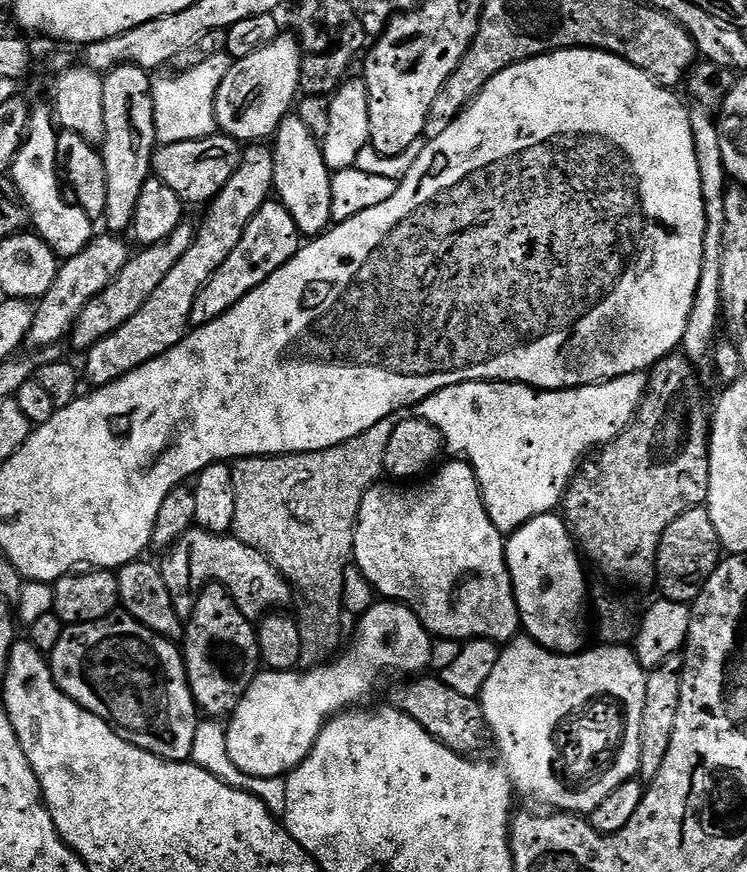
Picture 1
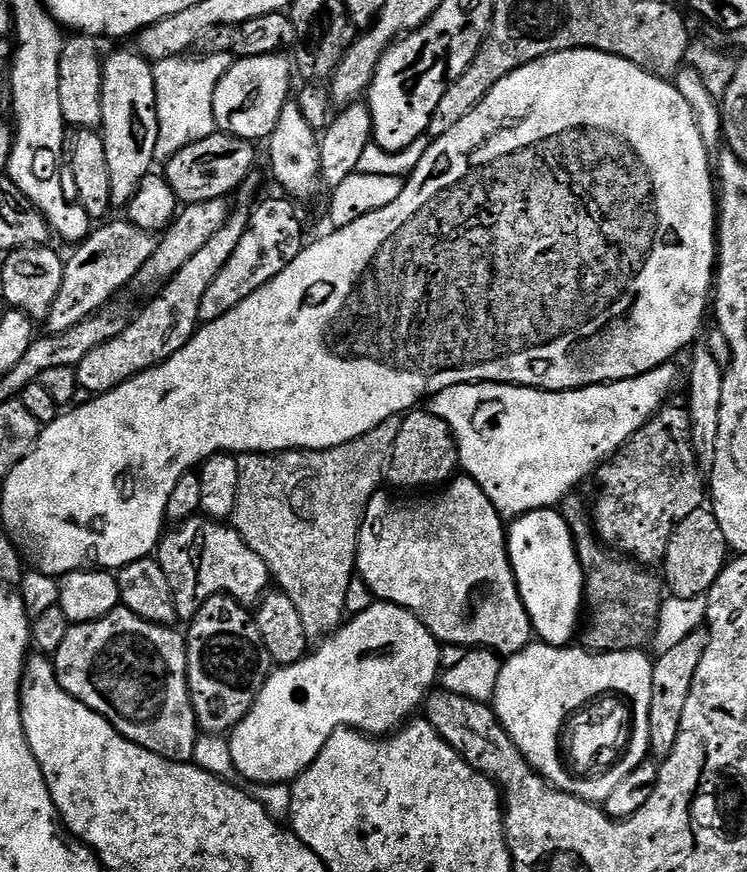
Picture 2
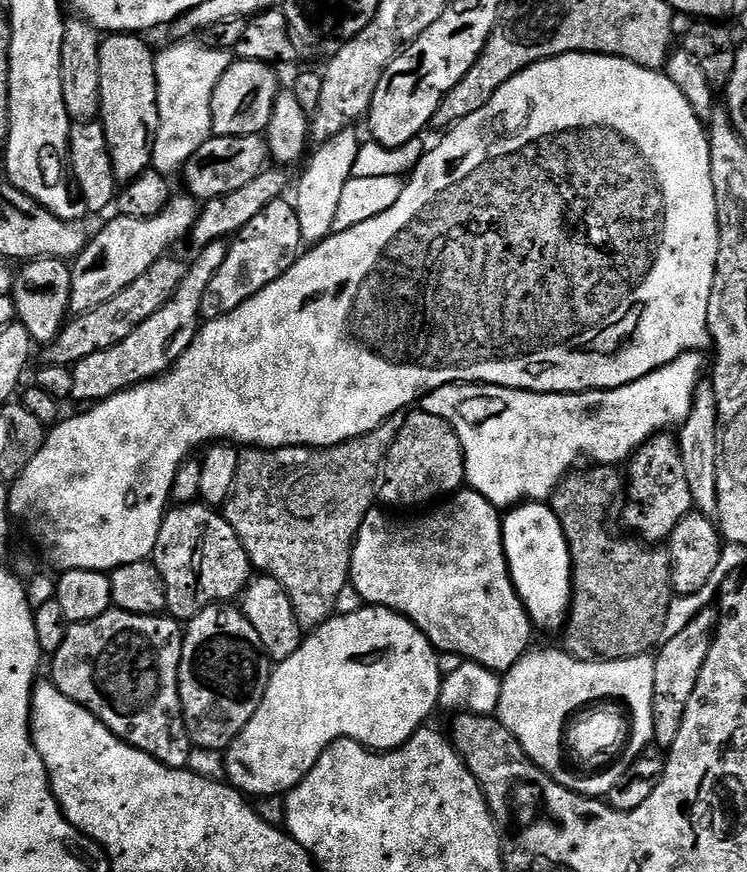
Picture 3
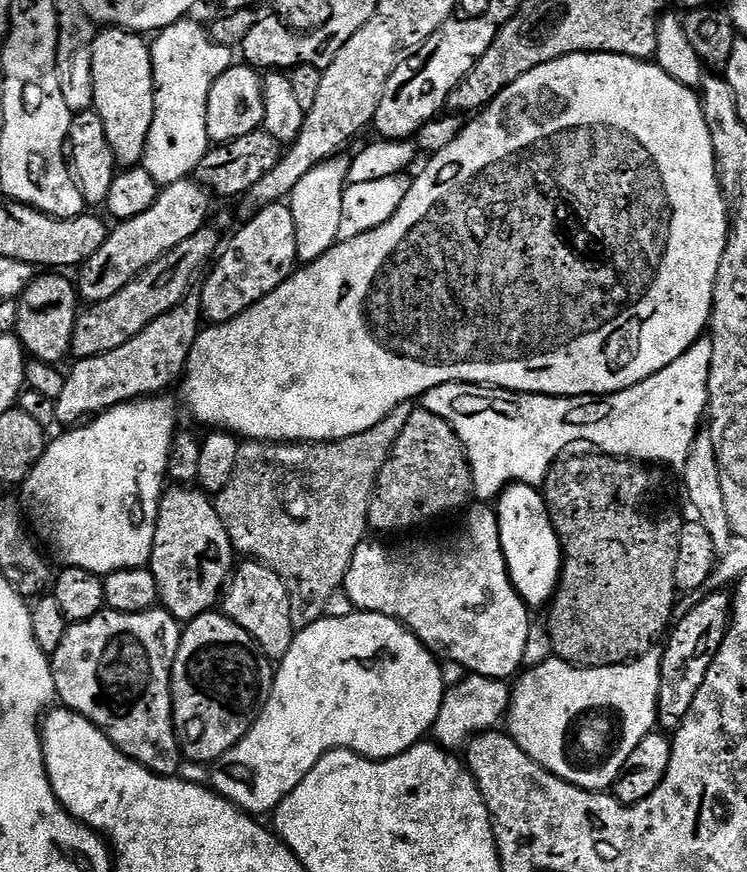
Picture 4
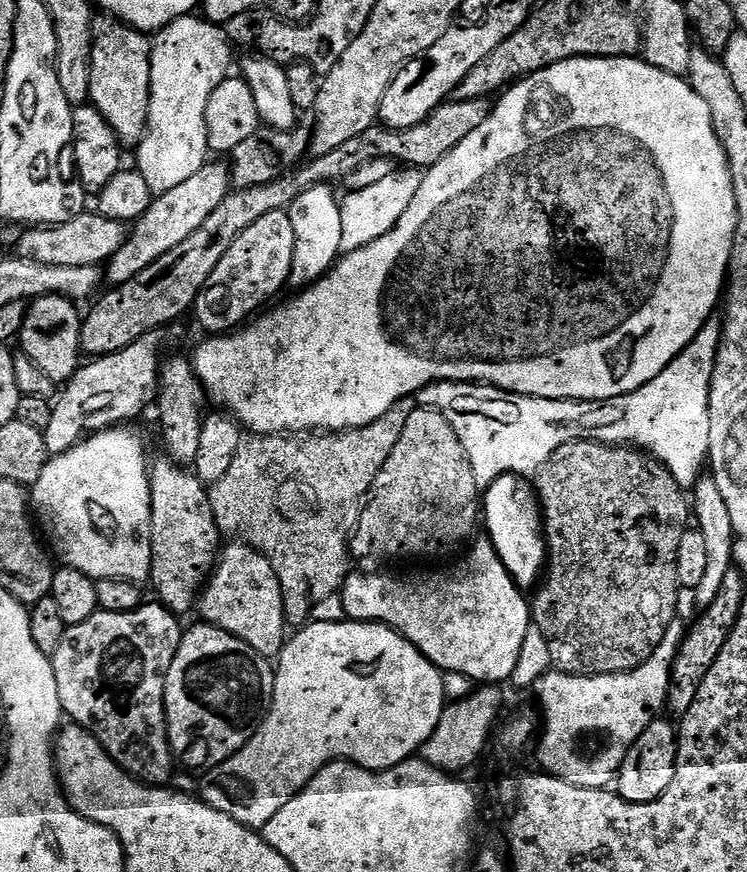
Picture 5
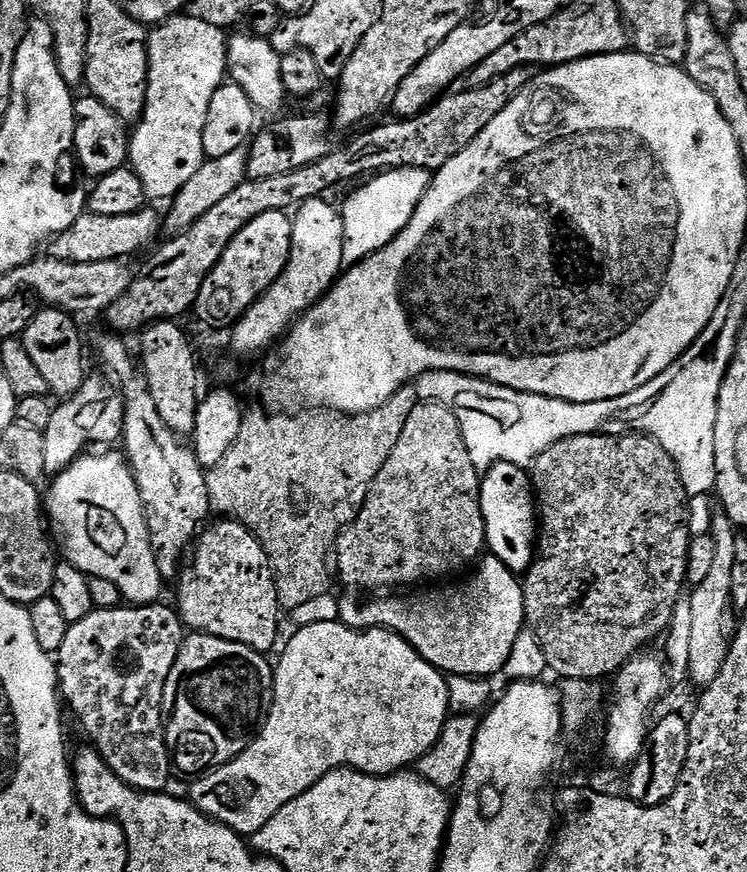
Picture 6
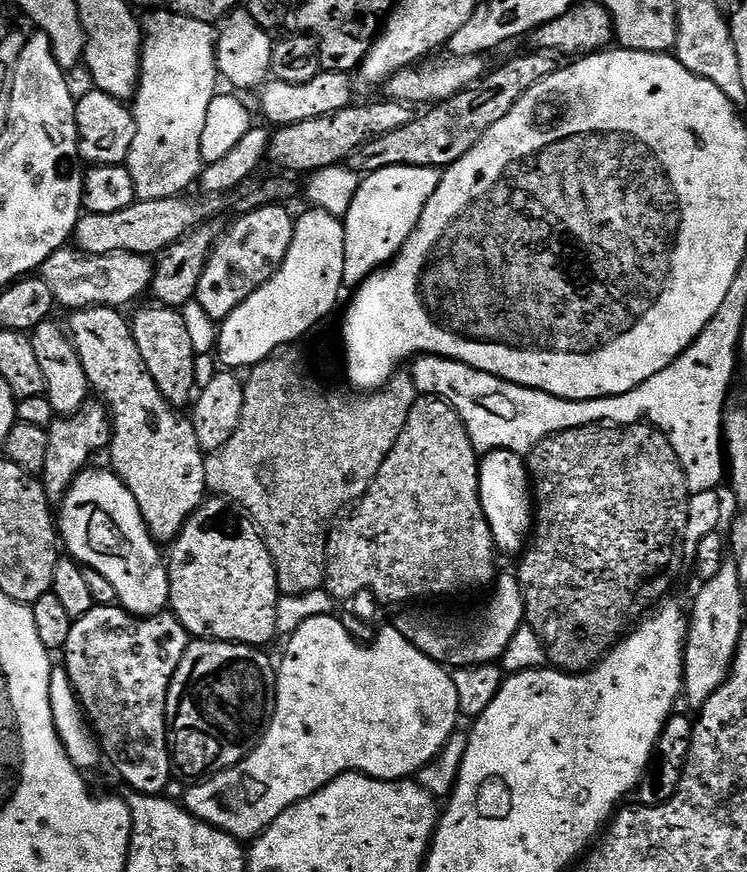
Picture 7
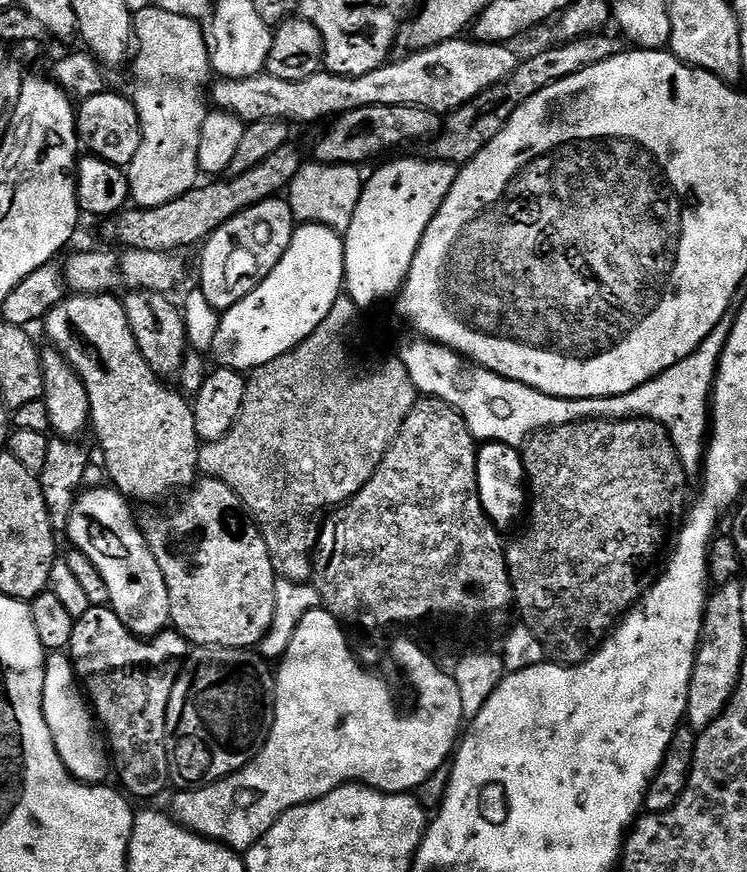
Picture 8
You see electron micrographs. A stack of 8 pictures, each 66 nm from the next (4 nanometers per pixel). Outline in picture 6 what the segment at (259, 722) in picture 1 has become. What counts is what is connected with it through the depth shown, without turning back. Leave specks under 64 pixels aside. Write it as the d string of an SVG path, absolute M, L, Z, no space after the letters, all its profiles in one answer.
M318 622L305 628L297 627L295 631L296 633L289 638L288 645L285 646L284 653L280 656L280 661L275 661L274 664L276 678L274 698L272 699L272 709L264 723L264 729L256 735L254 742L246 750L242 750L242 754L238 754L238 758L234 758L220 768L212 769L211 772L203 773L199 778L191 781L190 802L192 805L202 815L208 816L211 820L217 820L220 824L225 824L245 838L250 838L258 830L262 830L262 826L266 826L266 822L270 822L270 818L274 818L274 814L278 814L278 810L282 810L282 806L286 806L286 802L294 802L294 798L298 798L298 794L306 794L306 790L310 790L310 786L314 786L314 782L318 782L336 768L354 768L357 772L365 772L368 776L391 776L393 772L399 772L415 765L416 761L422 758L422 754L426 754L432 749L434 742L438 742L438 738L442 734L442 726L448 721L450 715L445 673L430 666L430 662L421 658L396 633L389 632L386 628L367 630L347 628L345 624L339 622Z

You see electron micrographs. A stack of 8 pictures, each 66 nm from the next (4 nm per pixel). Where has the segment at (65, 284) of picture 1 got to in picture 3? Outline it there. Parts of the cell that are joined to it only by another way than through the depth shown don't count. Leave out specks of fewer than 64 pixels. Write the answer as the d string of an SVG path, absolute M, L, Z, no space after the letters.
M173 195L167 206L148 220L113 215L113 220L89 239L88 245L71 261L70 302L68 311L72 314L89 312L102 302L110 302L114 294L126 290L130 282L138 282L154 262L158 262L173 251L180 239L191 233L200 216L201 205L195 196Z

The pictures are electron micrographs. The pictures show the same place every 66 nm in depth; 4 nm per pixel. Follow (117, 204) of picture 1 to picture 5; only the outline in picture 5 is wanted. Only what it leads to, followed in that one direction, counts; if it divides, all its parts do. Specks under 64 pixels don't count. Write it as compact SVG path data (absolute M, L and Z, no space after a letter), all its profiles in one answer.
M100 14L93 19L92 22L92 61L90 62L90 94L88 95L91 107L97 108L98 111L106 118L106 122L110 122L110 126L114 130L121 145L125 149L132 150L140 143L140 139L144 137L145 132L148 131L148 111L150 110L150 66L152 65L152 40L149 39L145 33L141 32L139 28L132 27L131 24L124 23L123 20L111 15Z

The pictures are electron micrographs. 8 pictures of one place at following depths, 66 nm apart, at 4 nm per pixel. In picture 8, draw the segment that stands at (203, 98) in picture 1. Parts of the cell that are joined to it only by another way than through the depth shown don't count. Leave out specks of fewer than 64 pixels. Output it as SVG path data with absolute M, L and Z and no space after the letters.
M149 6L142 9L141 12L135 13L134 16L134 60L136 56L136 80L140 85L136 88L136 96L134 95L134 103L136 105L136 113L140 119L140 145L138 146L138 154L134 154L132 163L126 169L128 178L128 191L130 200L135 207L138 208L157 208L166 202L174 202L174 198L178 198L182 194L186 194L191 188L197 187L198 180L196 176L201 175L198 166L198 142L202 134L202 122L206 115L206 107L204 108L204 100L200 97L200 87L204 83L209 83L210 65L208 63L208 47L204 41L206 32L202 27L201 21L191 20L190 18L182 18L179 14L169 14L167 10L158 10L155 6Z

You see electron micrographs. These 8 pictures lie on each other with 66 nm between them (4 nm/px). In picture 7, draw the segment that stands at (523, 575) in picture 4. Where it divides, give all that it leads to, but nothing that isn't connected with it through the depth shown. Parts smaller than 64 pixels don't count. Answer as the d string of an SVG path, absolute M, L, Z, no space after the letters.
M496 448L480 460L480 501L488 519L497 553L513 558L525 551L534 527L534 493L525 457L519 452Z

